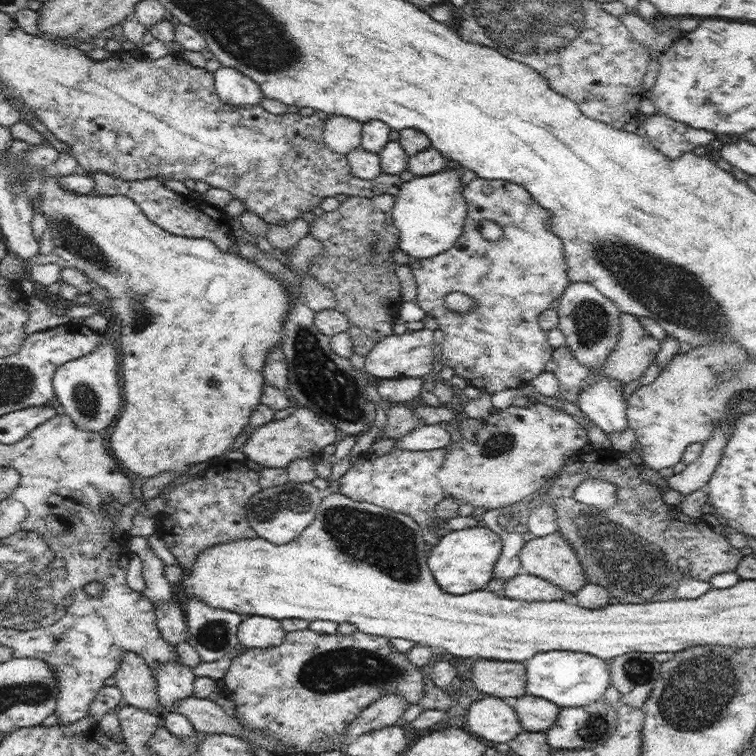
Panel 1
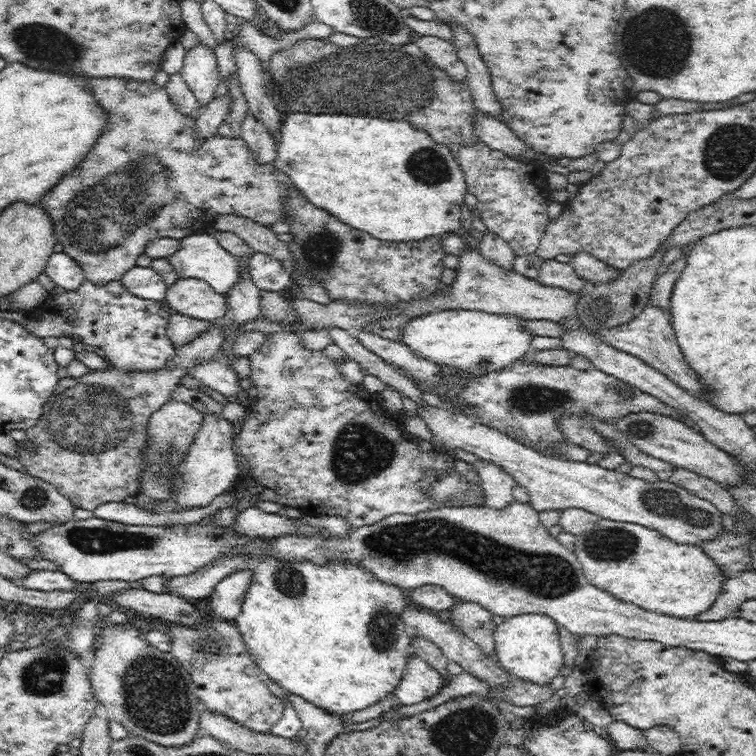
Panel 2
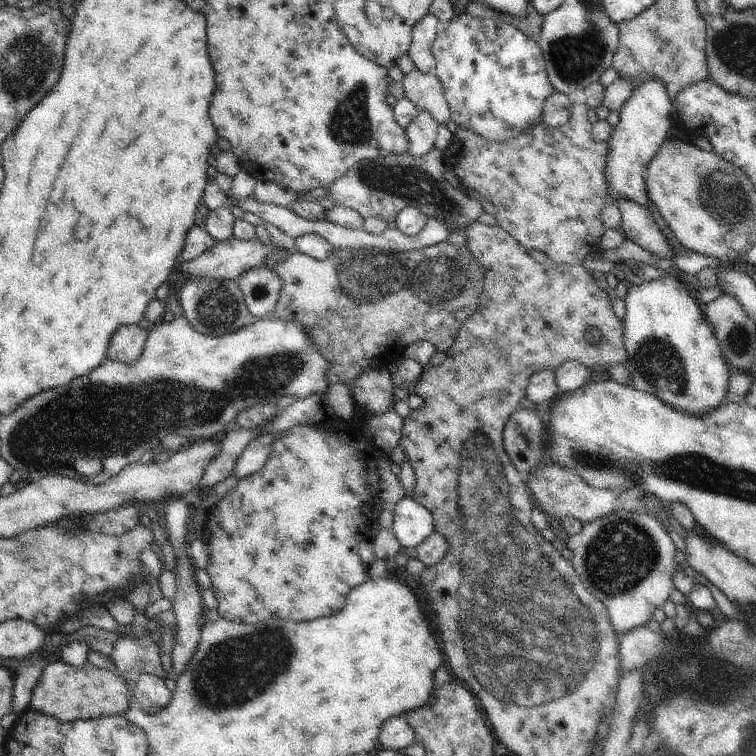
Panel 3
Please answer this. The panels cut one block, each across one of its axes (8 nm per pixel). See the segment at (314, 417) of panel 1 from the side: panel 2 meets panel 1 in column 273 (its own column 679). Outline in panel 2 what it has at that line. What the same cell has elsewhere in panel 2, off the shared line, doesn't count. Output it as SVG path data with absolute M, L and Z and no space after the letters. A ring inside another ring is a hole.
M644 411L618 417L615 420L615 427L642 452L677 468L684 468L710 478L720 485L742 484L742 481L748 478L742 464L716 448L698 429L688 427L680 419Z

